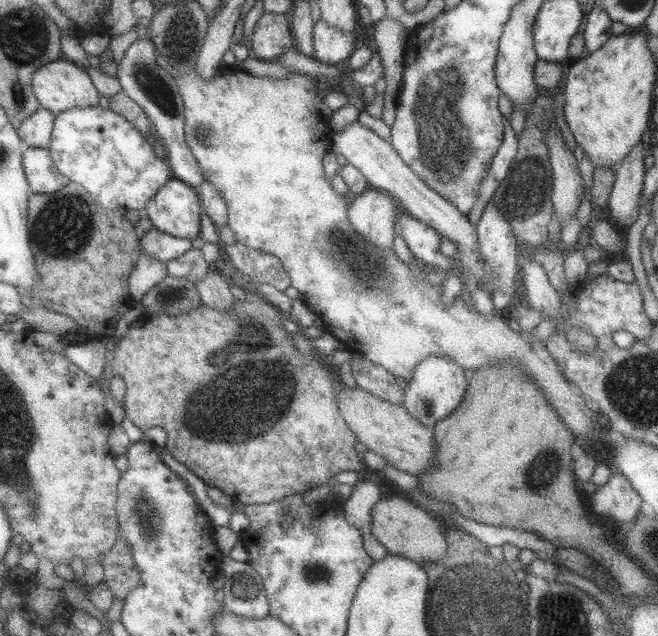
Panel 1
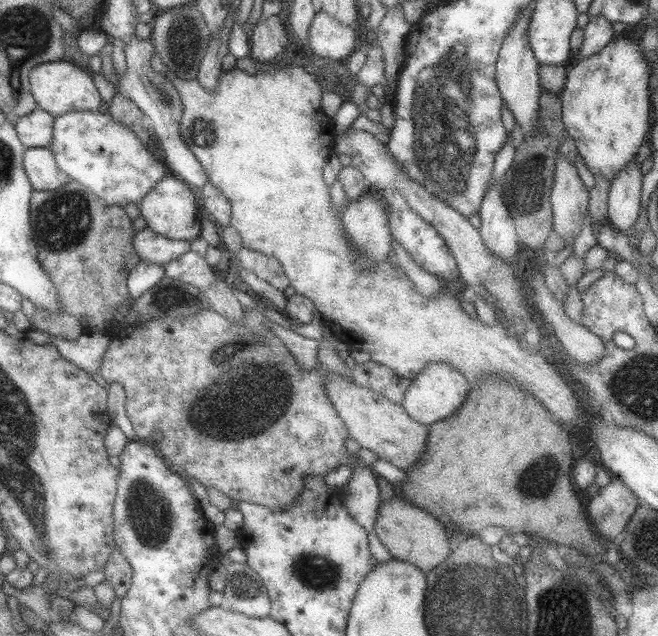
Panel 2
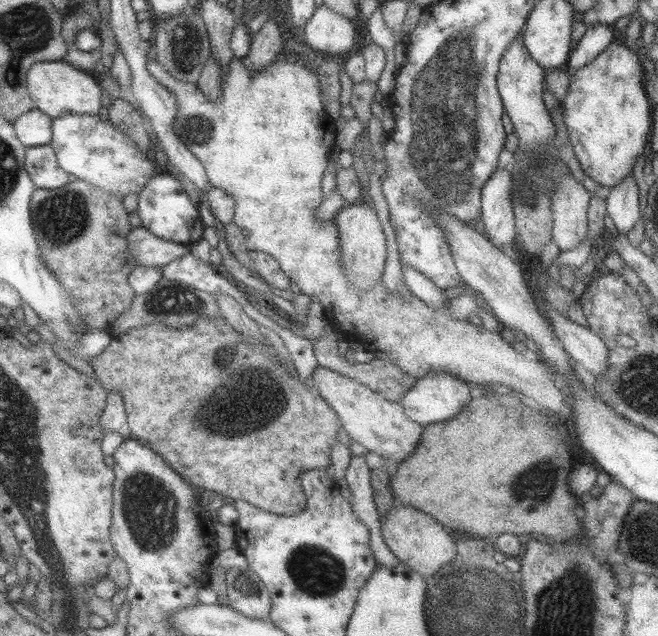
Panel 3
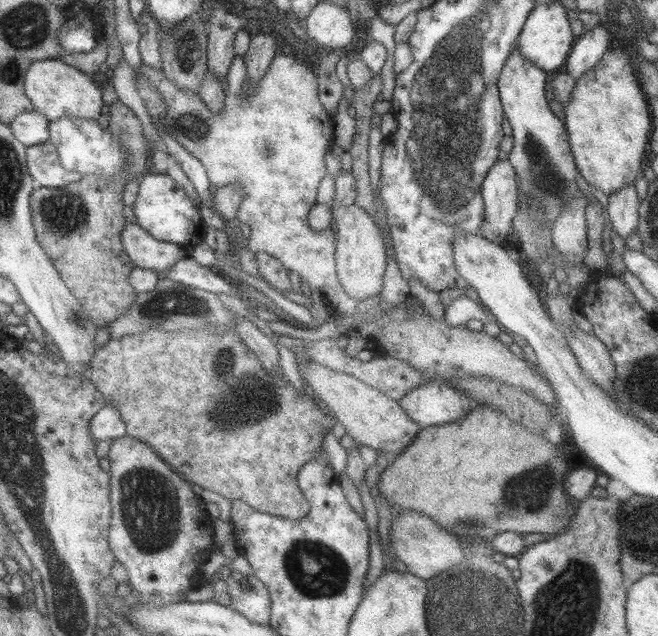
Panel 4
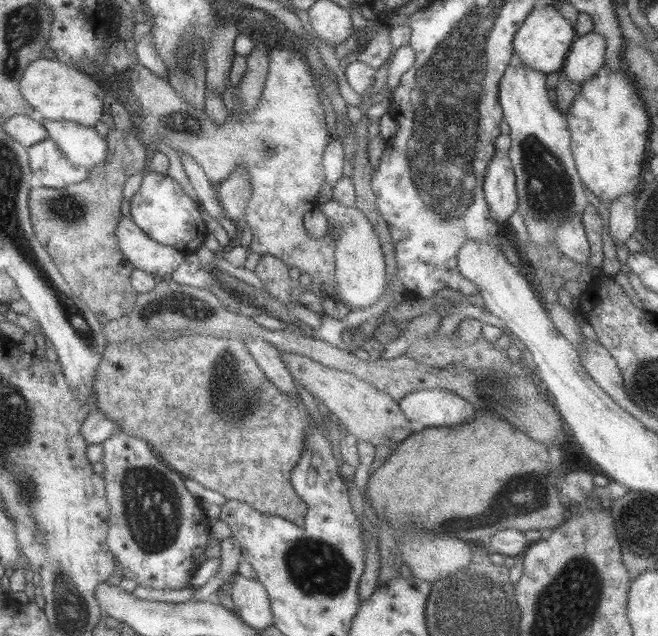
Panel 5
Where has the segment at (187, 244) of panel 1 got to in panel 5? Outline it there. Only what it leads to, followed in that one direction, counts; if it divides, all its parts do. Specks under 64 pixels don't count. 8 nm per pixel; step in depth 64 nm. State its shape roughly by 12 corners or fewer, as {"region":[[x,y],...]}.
{"region":[[127,216],[114,237],[134,269],[158,278],[185,253],[151,240]]}

